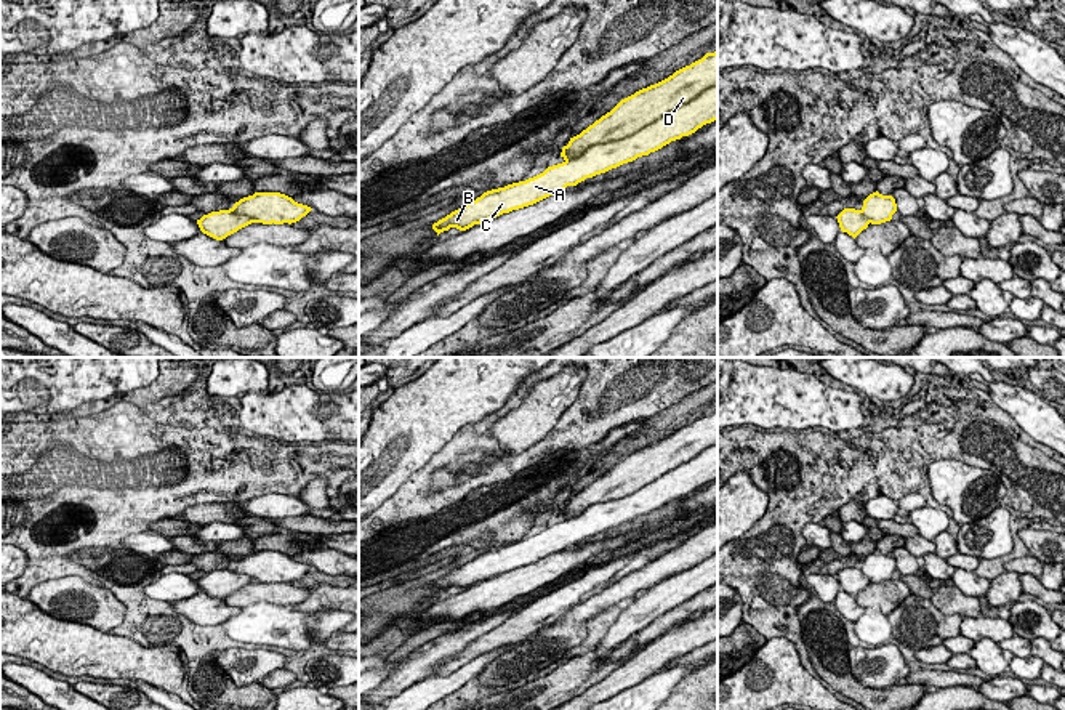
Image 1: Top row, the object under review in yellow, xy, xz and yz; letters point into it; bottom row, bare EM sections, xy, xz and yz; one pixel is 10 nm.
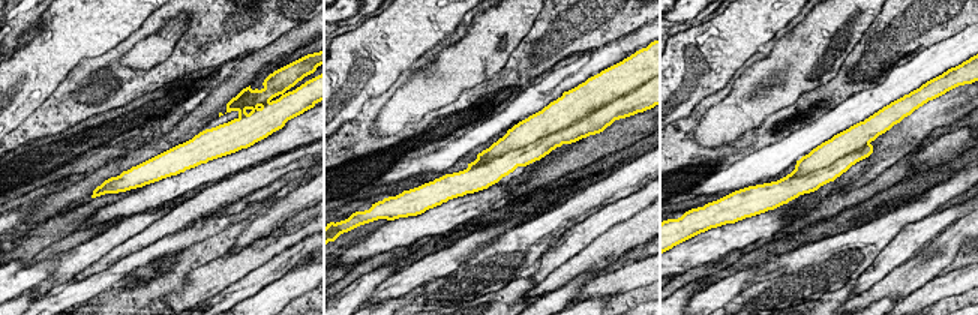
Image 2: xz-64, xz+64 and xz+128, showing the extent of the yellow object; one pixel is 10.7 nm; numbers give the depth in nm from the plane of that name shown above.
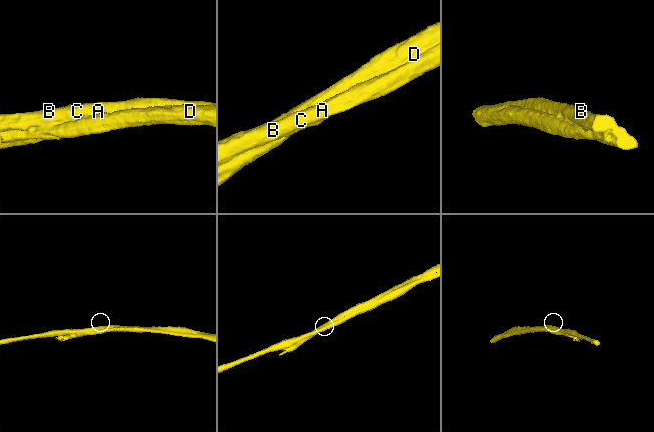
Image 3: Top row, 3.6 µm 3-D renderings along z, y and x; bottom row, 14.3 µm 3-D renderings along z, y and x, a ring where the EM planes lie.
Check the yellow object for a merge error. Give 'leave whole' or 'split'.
split

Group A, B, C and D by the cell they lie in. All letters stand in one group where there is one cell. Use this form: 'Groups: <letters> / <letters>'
Groups: A B C / D

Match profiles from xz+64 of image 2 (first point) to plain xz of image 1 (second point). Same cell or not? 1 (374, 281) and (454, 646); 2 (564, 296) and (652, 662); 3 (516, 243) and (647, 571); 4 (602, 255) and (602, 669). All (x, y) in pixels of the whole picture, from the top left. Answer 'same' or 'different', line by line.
1: same
2: same
3: same
4: different

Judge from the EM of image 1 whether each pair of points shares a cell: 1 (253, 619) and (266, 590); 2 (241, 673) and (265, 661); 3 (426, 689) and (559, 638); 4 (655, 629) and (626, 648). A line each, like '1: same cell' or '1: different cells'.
1: different cells
2: same cell
3: different cells
4: same cell

